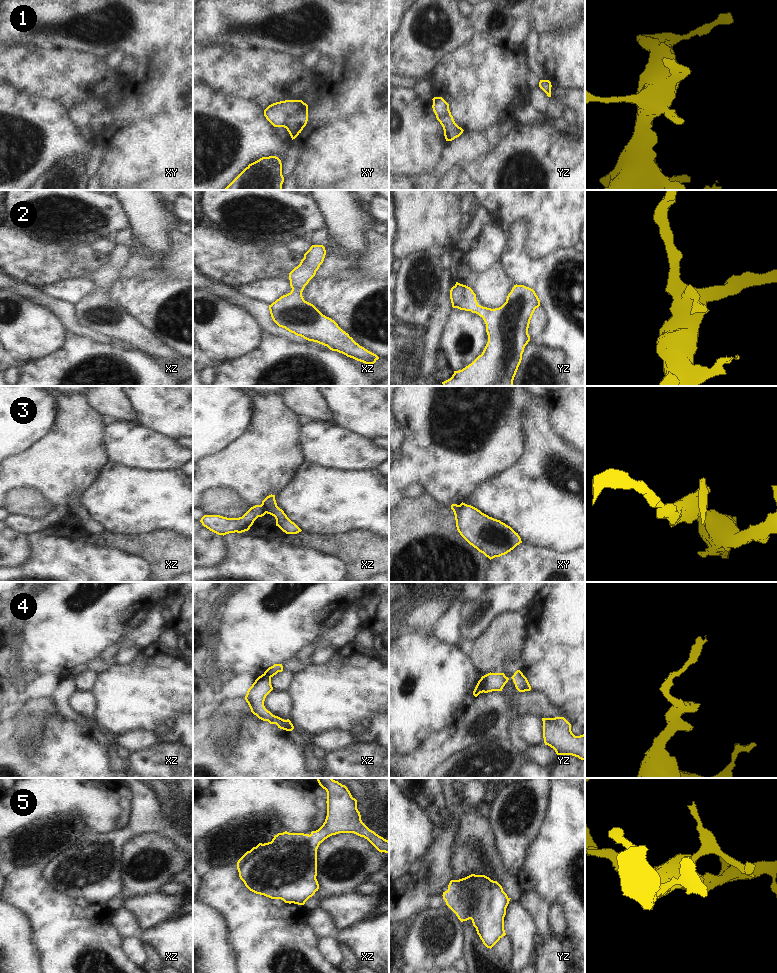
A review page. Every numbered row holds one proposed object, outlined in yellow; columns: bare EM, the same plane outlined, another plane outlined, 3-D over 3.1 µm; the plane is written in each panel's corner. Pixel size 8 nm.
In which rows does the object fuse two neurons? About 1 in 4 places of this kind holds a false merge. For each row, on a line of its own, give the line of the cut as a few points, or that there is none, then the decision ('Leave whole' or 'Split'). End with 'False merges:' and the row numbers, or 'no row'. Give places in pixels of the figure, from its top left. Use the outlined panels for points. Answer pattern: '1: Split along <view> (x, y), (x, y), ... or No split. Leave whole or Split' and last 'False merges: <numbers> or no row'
1: No split. Leave whole
2: No split. Leave whole
3: Split along xz (261, 504), (266, 512). Split
4: Split along yz (480, 679), (483, 691). Split
5: No split. Leave whole
False merges: 3, 4

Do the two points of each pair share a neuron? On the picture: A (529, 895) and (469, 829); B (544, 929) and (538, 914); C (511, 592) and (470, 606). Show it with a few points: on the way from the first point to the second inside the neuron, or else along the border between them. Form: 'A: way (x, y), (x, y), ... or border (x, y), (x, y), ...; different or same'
A: border (521, 890), (517, 897); different
B: way (543, 925), (541, 918); same
C: way (501, 599), (495, 600), (487, 606), (480, 606); same

